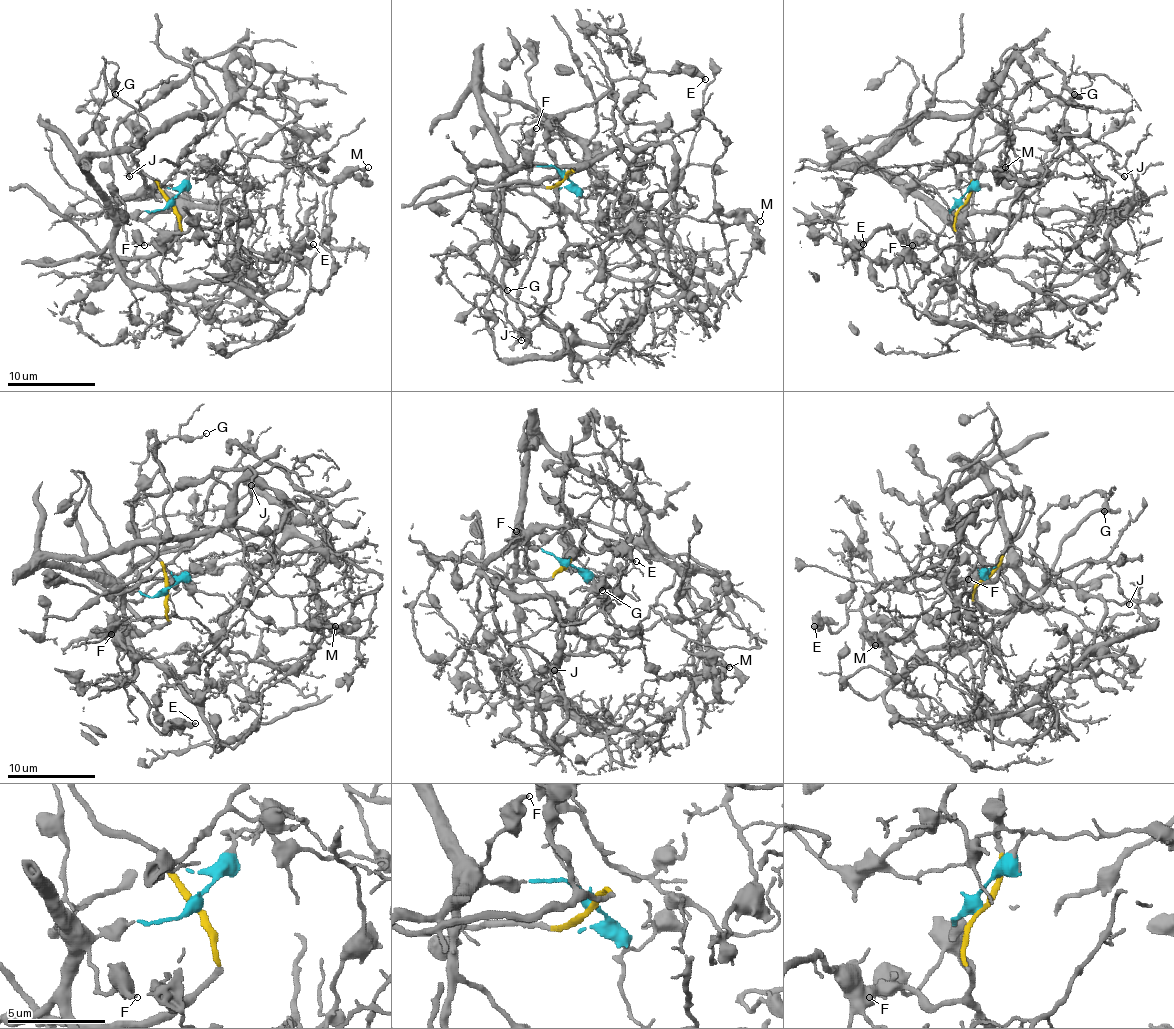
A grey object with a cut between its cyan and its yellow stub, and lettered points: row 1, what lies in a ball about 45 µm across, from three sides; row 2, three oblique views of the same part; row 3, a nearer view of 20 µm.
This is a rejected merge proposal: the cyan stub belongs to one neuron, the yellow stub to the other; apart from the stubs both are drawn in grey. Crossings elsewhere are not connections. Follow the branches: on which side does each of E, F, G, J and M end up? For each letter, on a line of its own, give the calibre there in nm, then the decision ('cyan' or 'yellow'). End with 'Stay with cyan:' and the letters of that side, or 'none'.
E: 320 nm | yellow
F: 340 nm | cyan
G: 140 nm | cyan
J: 200 nm | cyan
M: 260 nm | yellow
Stay with cyan: F, G, J

